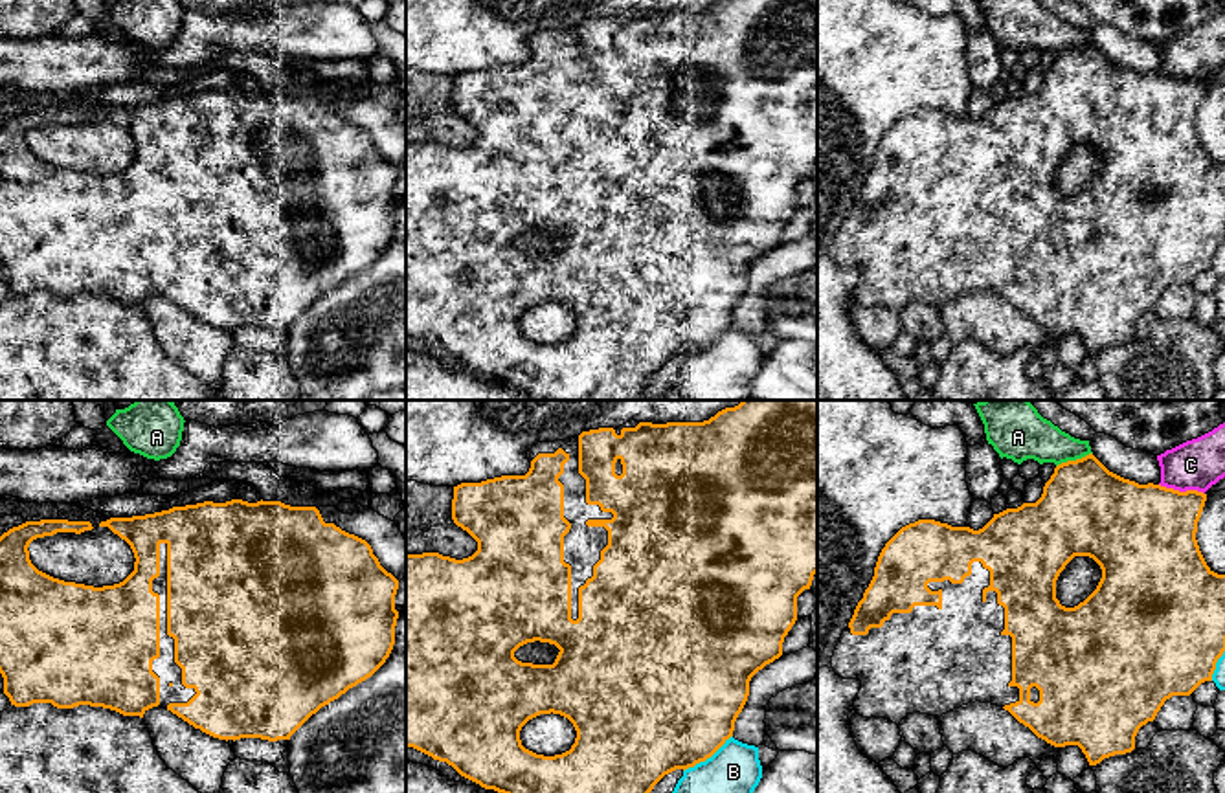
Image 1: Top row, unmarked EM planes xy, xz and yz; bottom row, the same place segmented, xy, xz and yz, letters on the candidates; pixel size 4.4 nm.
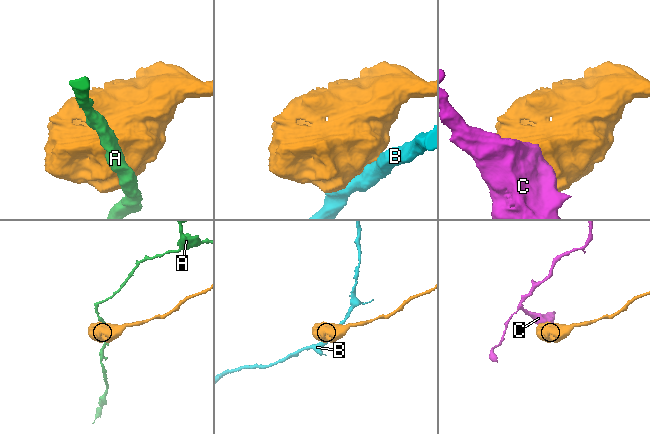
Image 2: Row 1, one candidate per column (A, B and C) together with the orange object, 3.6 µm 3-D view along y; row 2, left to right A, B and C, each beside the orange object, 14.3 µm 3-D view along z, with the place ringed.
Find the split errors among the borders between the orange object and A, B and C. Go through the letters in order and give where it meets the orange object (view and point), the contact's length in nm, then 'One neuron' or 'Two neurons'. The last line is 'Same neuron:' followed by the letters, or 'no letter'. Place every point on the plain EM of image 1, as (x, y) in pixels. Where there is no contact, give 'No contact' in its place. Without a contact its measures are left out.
A: Touches orange at yz (1073, 50). Shared border 170 nm. Two neurons
B: Touches orange at xz (708, 346). Shared border 280 nm. Two neurons
C: Touches orange at yz (1181, 81). Shared border 200 nm. Two neurons
Same neuron: no letter

